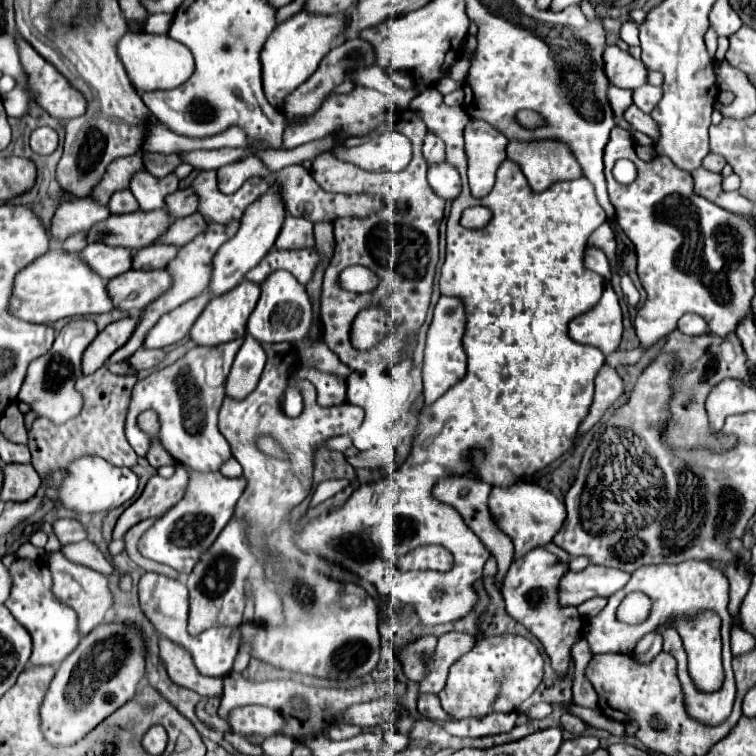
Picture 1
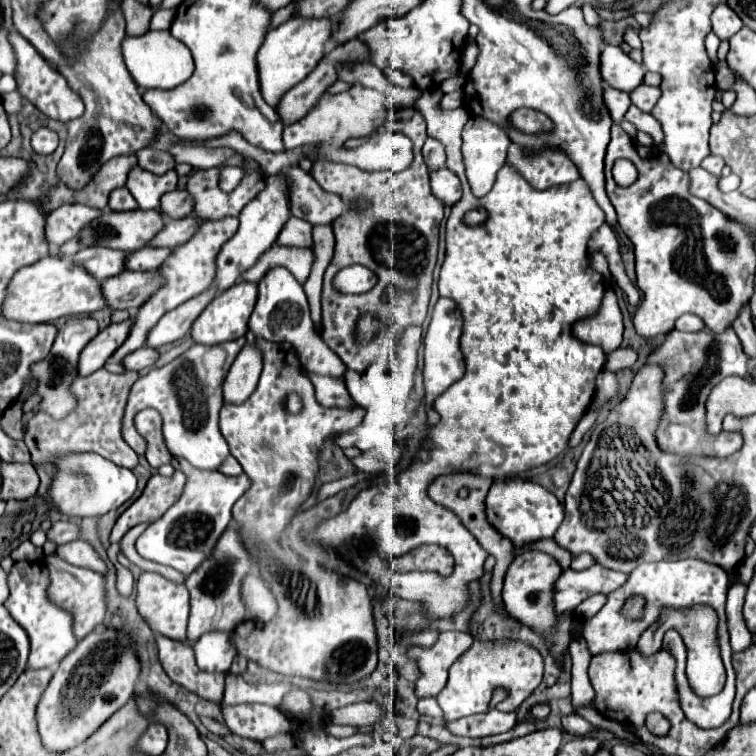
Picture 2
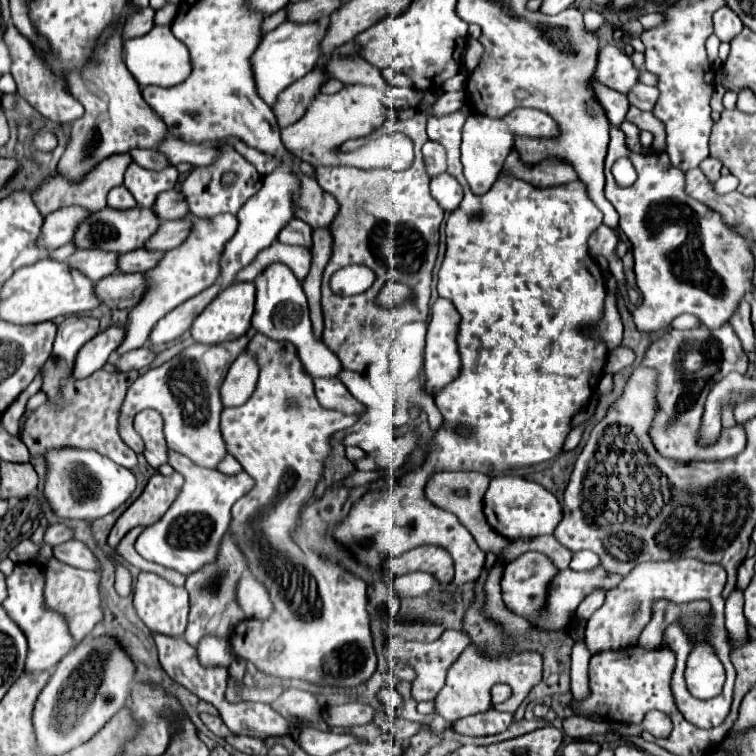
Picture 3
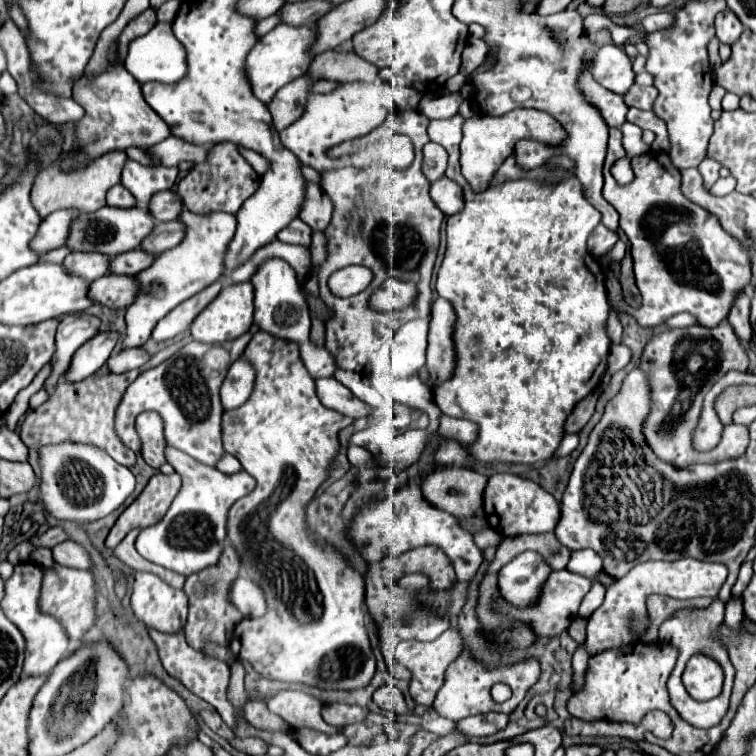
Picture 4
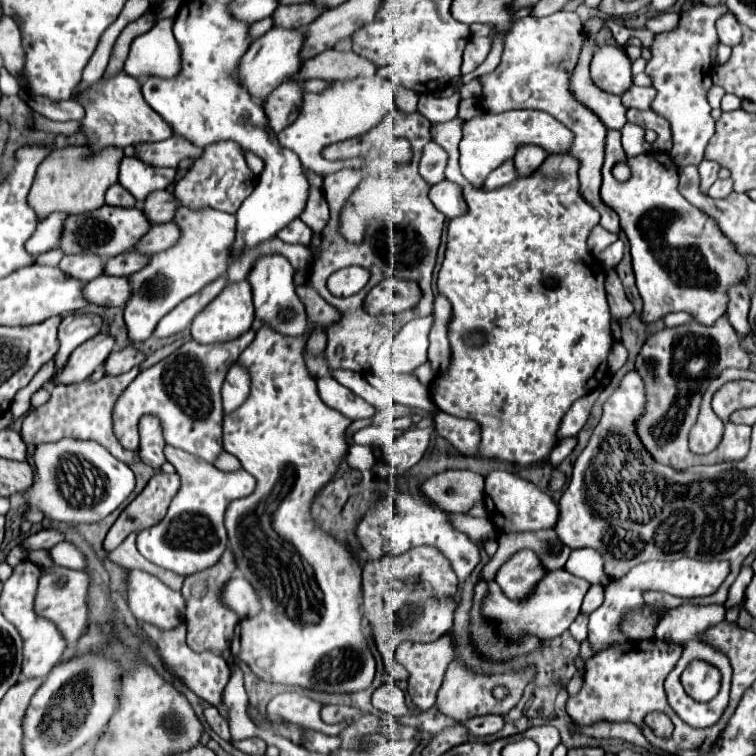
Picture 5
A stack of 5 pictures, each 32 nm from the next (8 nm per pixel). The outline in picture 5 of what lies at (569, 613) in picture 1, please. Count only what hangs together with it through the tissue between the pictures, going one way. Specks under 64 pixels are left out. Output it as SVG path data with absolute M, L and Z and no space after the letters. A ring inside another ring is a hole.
M532 550L516 552L496 574L496 582L510 600L526 600L536 584L546 576L546 568Z

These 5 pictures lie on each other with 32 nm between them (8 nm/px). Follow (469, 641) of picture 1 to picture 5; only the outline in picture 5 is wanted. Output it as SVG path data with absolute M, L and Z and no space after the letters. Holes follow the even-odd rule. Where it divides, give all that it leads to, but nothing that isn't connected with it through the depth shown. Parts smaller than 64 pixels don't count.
M444 634L440 636L440 640L428 642L428 644L416 644L416 642L404 642L398 646L396 650L396 658L398 662L410 672L410 680L408 680L408 694L412 698L412 702L422 708L428 710L434 706L436 702L436 692L442 686L444 680L444 672L448 668L448 664L456 658L456 642L452 638L452 634Z

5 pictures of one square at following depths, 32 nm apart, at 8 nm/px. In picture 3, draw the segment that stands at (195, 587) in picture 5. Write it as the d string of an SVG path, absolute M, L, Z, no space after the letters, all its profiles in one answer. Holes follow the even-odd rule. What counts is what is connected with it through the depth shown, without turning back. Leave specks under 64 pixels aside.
M226 532L218 548L218 558L186 578L186 590L190 594L190 618L184 638L188 644L196 646L198 640L206 634L228 636L234 630L234 626L244 620L244 612L236 600L238 580L244 570L248 570L248 560L244 560L244 554L240 552L236 538L230 532Z

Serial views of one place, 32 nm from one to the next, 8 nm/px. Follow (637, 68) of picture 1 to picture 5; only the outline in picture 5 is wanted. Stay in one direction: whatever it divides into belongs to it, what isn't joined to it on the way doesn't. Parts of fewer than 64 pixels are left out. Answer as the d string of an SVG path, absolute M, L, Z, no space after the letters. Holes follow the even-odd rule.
M600 46L594 52L590 74L592 80L610 94L624 94L632 86L632 62L618 46Z

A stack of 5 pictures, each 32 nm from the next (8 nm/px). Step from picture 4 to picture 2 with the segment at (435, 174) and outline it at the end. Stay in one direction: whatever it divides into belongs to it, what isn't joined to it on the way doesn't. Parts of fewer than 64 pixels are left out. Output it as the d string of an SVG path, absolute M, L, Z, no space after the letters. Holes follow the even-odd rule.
M432 136L426 138L424 148L422 148L422 154L424 154L424 160L428 164L428 170L436 170L436 168L442 168L446 164L444 144L440 144L440 140L436 140Z

